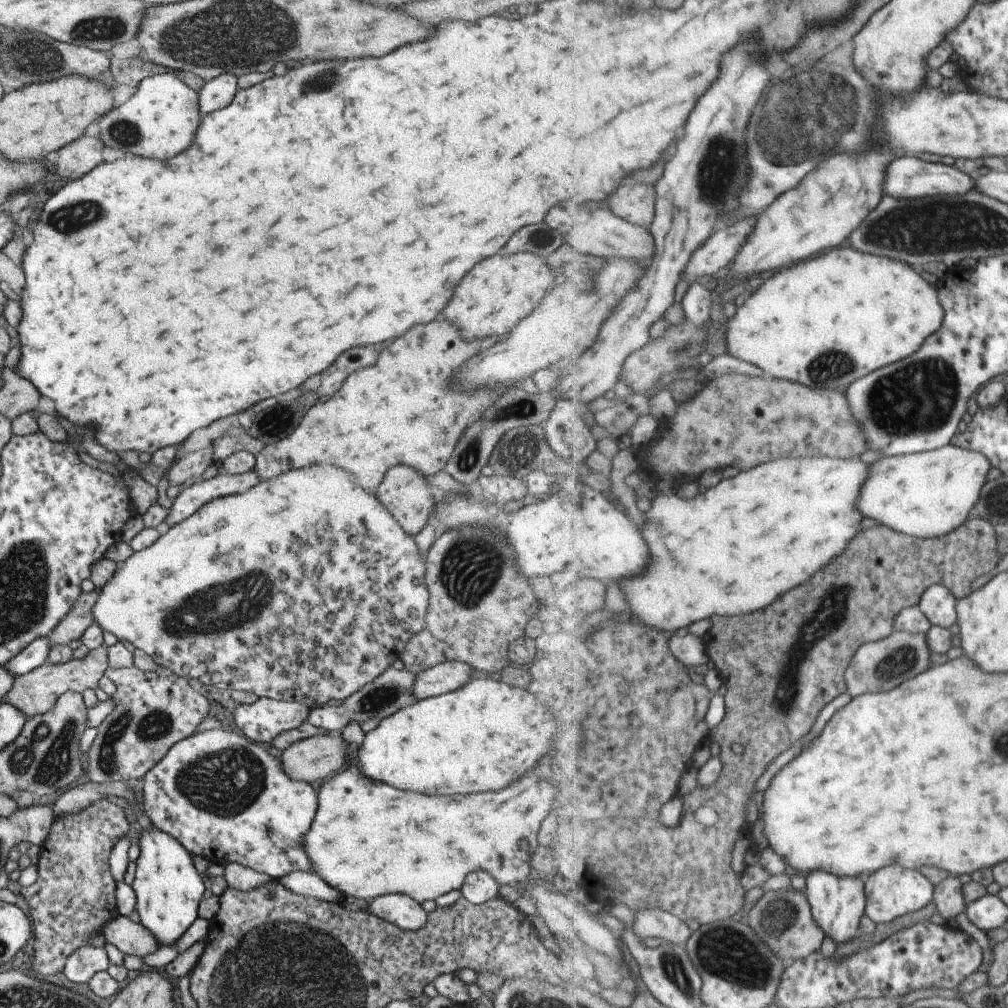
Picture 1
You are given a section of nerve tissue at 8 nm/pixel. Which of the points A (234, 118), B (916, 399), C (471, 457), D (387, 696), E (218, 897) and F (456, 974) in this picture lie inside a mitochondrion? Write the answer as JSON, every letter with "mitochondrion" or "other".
{"A":"other","B":"mitochondrion","C":"mitochondrion","D":"mitochondrion","E":"other","F":"other"}

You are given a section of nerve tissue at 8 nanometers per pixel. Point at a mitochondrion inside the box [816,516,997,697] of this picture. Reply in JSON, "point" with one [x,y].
{"point":[898,662]}

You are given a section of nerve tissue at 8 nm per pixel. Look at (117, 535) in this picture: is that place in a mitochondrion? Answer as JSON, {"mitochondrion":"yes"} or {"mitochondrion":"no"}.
{"mitochondrion":"no"}

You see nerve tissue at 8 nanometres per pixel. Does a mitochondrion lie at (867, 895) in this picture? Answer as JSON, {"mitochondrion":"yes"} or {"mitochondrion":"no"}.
{"mitochondrion":"no"}

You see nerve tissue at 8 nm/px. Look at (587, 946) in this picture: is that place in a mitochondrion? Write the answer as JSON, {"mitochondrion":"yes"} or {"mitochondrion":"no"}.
{"mitochondrion":"no"}

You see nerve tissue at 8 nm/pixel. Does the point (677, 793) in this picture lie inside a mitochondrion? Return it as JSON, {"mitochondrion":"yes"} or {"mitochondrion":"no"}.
{"mitochondrion":"no"}

